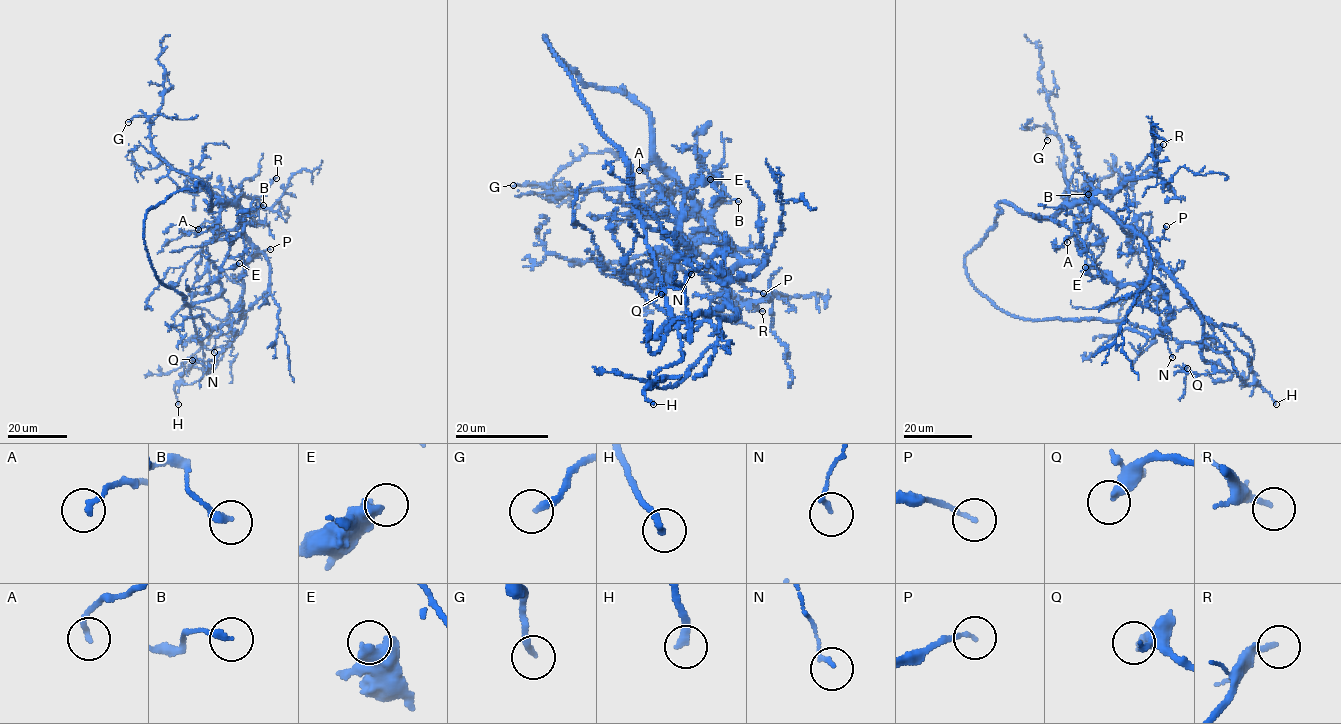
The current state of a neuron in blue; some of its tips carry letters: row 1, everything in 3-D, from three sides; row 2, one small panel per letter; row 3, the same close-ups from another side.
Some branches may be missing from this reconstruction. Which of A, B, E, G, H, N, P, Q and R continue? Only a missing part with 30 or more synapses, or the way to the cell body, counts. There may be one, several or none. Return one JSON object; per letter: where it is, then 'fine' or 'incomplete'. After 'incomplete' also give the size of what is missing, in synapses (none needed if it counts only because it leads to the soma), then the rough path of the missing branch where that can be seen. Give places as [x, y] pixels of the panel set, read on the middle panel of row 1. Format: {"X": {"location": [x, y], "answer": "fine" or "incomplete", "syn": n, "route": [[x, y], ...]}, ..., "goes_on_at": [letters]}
{"A": {"location": [639, 170], "answer": "fine"}, "B": {"location": [738, 201], "answer": "fine"}, "E": {"location": [710, 179], "answer": "fine"}, "G": {"location": [513, 185], "answer": "fine"}, "H": {"location": [653, 404], "answer": "incomplete", "syn": 35, "route": [[653, 404], [613, 407]]}, "N": {"location": [691, 274], "answer": "fine"}, "P": {"location": [763, 293], "answer": "fine"}, "Q": {"location": [661, 294], "answer": "fine"}, "R": {"location": [762, 311], "answer": "incomplete", "syn": 40, "route": [[762, 311], [784, 314], [796, 320], [807, 312], [817, 311], [840, 310], [859, 316]]}, "goes_on_at": ["H", "R"]}

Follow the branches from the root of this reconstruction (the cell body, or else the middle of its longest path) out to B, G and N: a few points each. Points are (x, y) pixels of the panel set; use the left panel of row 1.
B: (244, 218), (244, 212), (250, 209), (256, 199), (263, 205)
G: (244, 218), (237, 205), (222, 202), (200, 179), (177, 172), (156, 153), (146, 117), (128, 122)
N: (244, 218), (245, 234), (268, 263), (269, 288), (238, 319), (221, 327), (221, 333), (215, 339), (214, 352)

